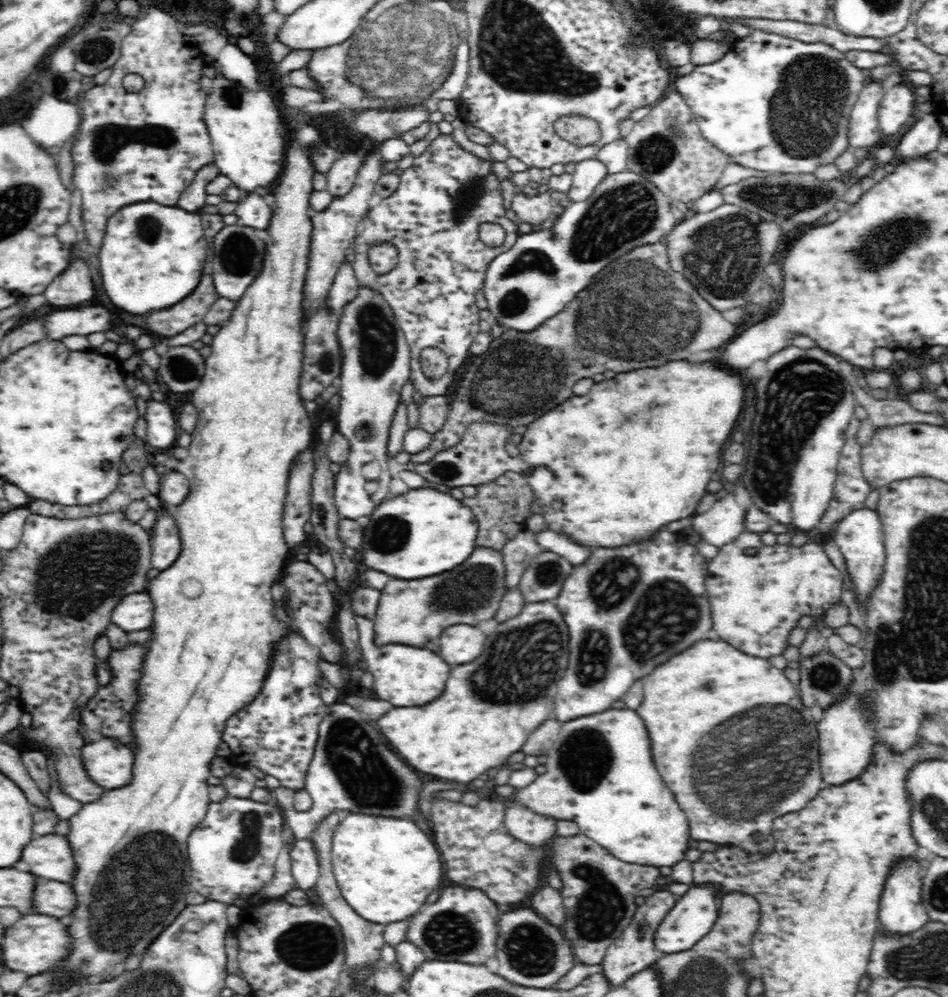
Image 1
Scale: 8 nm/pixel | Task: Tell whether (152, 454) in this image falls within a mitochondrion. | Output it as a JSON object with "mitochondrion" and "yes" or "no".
{"mitochondrion":"no"}

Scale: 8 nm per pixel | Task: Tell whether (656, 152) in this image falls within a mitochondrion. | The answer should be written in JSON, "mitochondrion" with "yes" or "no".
{"mitochondrion":"yes"}

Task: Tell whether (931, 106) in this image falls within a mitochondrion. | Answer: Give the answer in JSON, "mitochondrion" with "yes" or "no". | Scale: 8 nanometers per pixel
{"mitochondrion":"no"}

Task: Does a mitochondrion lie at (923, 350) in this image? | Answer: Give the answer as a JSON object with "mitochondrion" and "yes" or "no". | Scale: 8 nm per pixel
{"mitochondrion":"no"}

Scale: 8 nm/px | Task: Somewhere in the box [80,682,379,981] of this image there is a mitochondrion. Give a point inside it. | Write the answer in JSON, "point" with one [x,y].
{"point":[147,885]}

